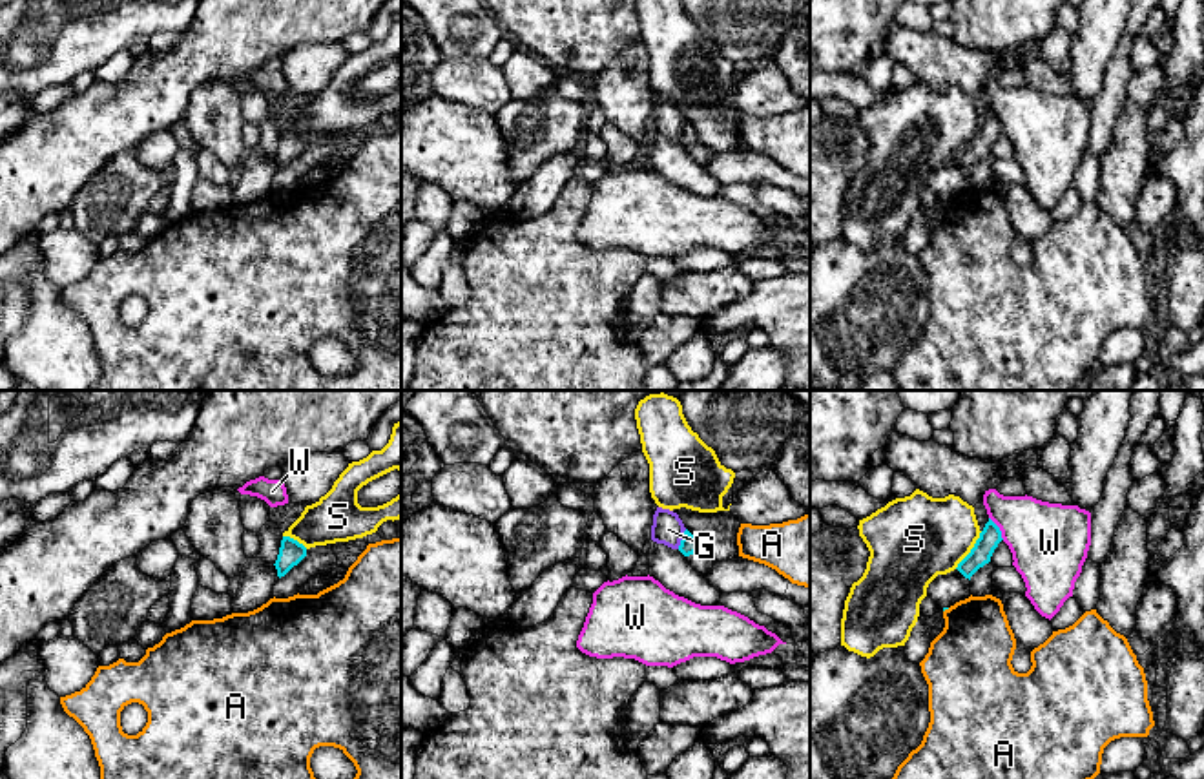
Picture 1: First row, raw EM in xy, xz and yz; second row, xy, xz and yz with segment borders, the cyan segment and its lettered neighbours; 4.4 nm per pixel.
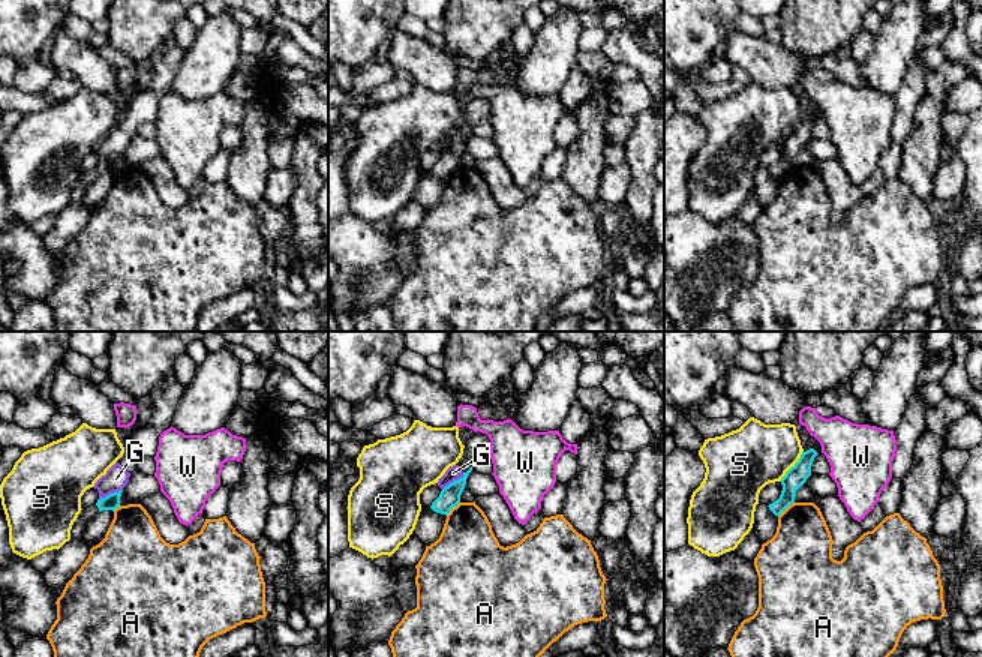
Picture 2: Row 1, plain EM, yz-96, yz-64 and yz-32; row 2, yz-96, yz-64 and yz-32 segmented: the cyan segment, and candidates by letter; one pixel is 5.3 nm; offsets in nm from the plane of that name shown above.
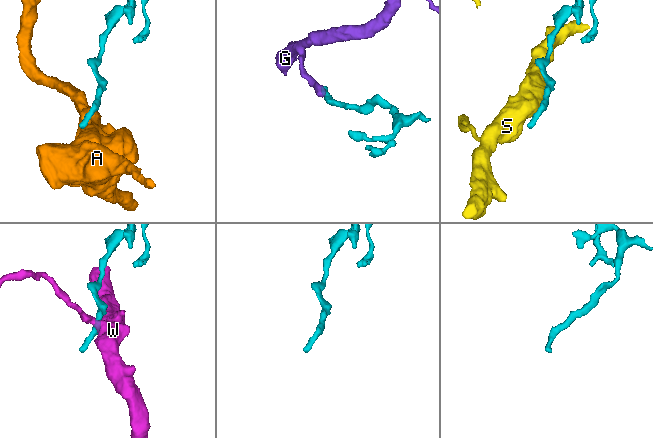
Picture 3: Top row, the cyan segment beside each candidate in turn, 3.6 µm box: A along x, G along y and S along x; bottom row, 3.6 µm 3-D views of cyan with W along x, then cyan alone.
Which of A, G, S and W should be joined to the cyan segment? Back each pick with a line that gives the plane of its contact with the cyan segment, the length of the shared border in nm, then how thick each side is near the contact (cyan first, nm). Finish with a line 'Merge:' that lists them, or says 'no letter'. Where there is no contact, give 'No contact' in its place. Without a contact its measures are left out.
Merge: no letter

